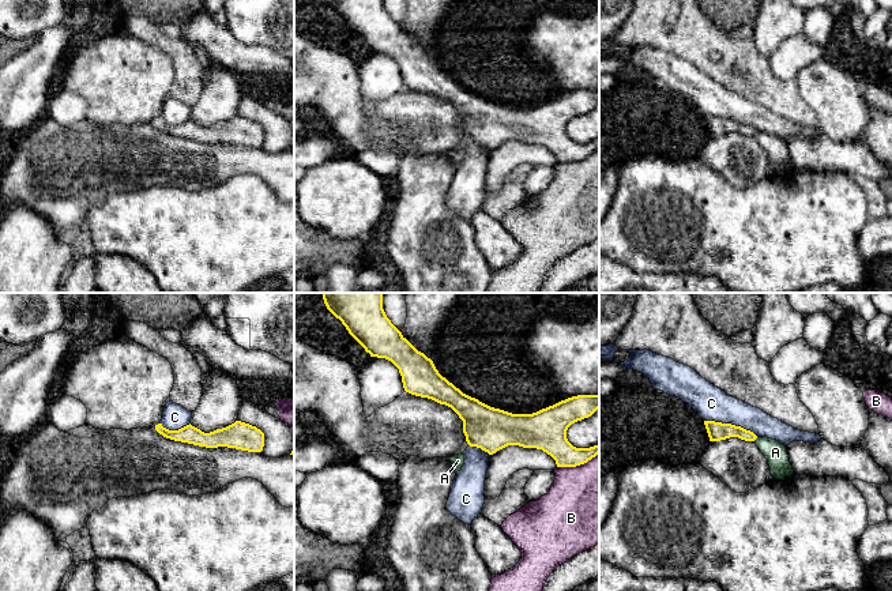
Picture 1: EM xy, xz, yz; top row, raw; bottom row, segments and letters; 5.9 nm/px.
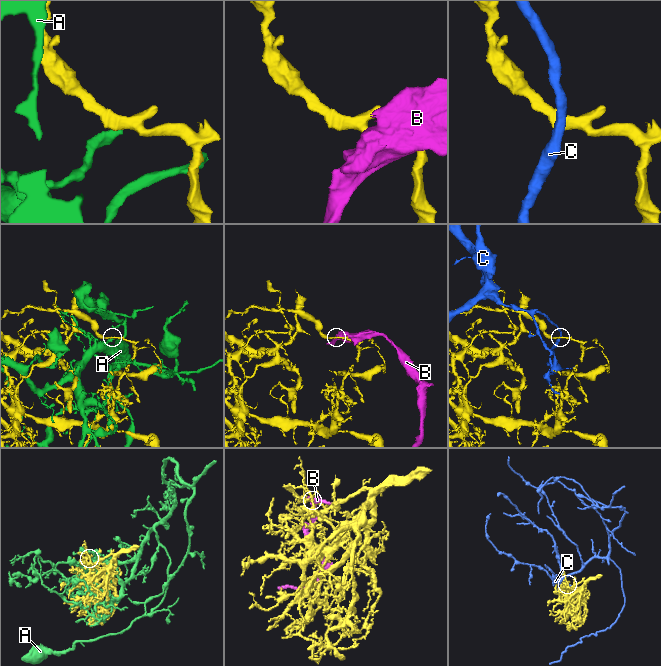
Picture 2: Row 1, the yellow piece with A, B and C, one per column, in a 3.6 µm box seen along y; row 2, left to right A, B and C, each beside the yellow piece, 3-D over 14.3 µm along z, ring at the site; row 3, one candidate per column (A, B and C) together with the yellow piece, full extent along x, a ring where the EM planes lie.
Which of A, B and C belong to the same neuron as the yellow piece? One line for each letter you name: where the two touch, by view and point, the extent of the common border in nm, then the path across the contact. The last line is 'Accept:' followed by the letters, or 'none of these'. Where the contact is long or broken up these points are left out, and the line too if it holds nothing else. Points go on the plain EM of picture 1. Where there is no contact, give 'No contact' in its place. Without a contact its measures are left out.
Accept: none of these

